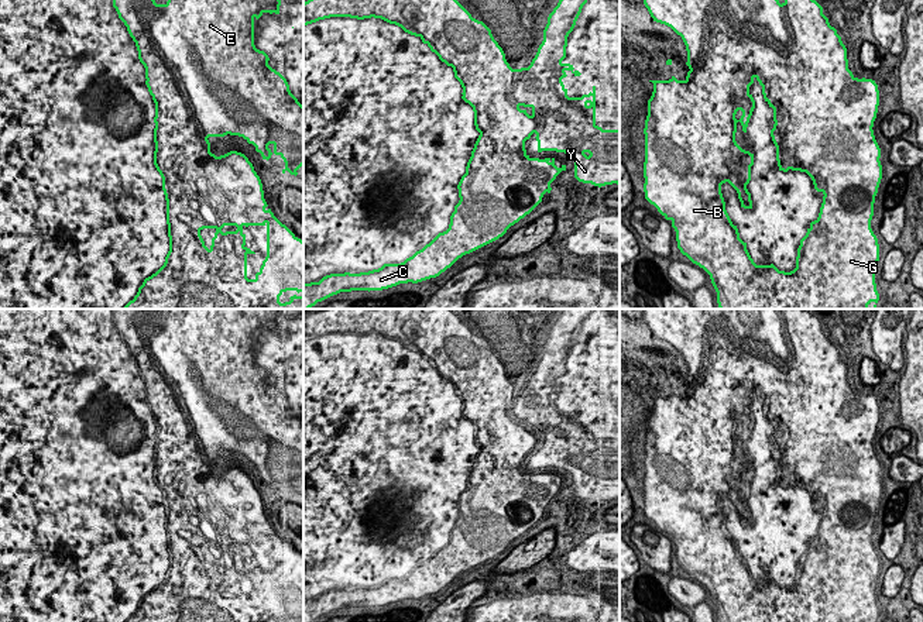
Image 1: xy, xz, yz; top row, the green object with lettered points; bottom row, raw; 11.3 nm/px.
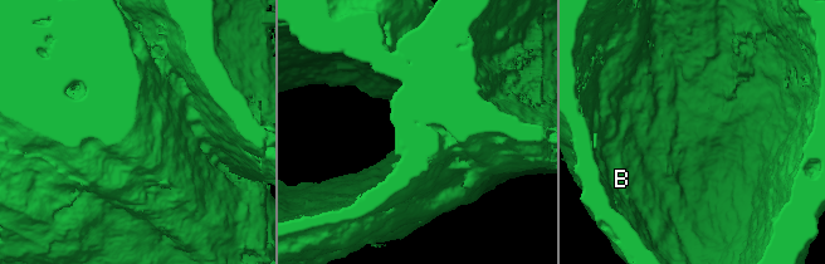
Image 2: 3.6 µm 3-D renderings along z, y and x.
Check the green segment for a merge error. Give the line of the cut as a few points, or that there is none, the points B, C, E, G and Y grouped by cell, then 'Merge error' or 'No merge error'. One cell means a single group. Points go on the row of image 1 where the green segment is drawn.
Split along yz (768, 0), (781, 10), (791, 40), (793, 90), (788, 110). Groups: B C G / E Y. Merge error

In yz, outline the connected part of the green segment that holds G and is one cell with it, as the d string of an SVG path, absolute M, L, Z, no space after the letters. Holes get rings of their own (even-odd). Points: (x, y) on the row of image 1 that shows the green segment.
M769 0L769 6L778 8L769 16L772 28L783 28L782 14L789 17L786 35L792 39L795 71L790 76L795 89L789 96L789 109L779 102L769 104L773 109L772 141L776 147L779 171L806 172L817 192L821 192L823 203L819 217L810 223L806 236L800 240L796 257L796 268L790 272L779 271L773 264L756 265L751 258L747 243L740 238L737 226L732 224L721 193L721 185L728 182L738 193L741 207L752 209L751 193L747 185L751 181L754 154L742 150L735 141L737 123L747 127L755 100L749 89L734 97L728 87L710 86L700 72L689 71L684 80L649 80L653 92L648 100L648 116L645 120L645 162L644 192L645 199L658 212L672 221L676 231L677 248L693 264L703 268L711 279L717 292L720 309L874 309L879 300L875 274L879 261L878 238L871 228L874 203L882 179L881 148L874 135L874 121L879 106L878 85L872 79L858 79L848 69L847 48L823 14L823 7L816 0ZM720 164L727 165L730 176L717 182L713 176Z

